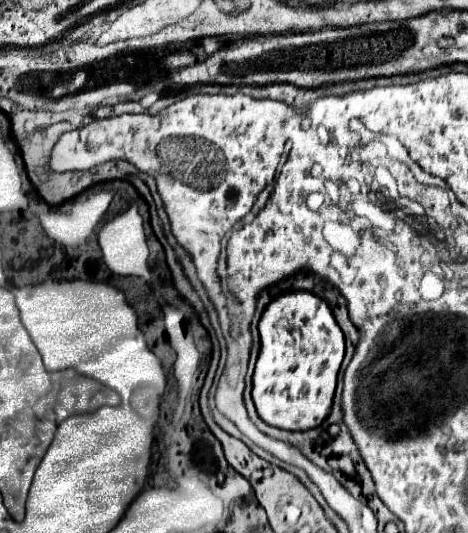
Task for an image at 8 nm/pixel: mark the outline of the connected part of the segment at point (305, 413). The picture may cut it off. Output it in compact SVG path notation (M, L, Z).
M289 291L273 297L259 319L261 349L253 373L253 403L271 427L307 431L329 415L337 373L345 353L345 337L325 299L309 291Z

